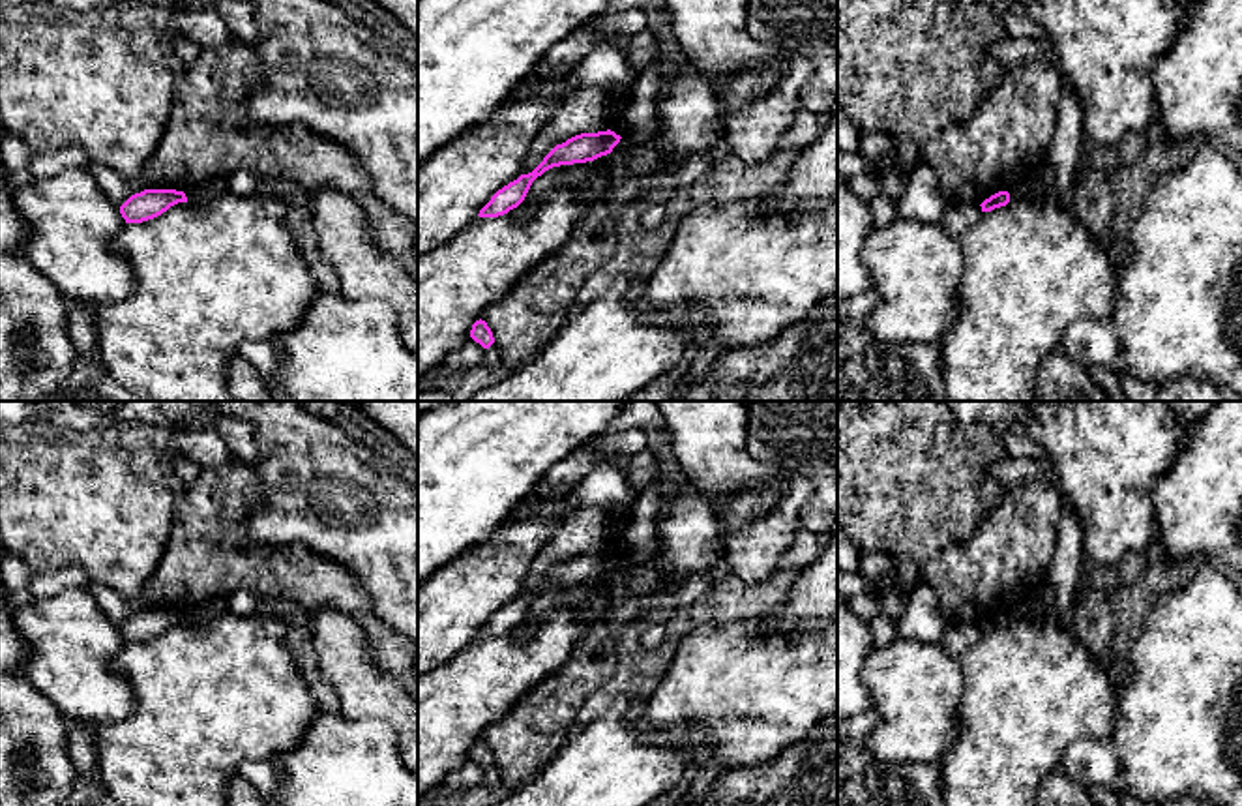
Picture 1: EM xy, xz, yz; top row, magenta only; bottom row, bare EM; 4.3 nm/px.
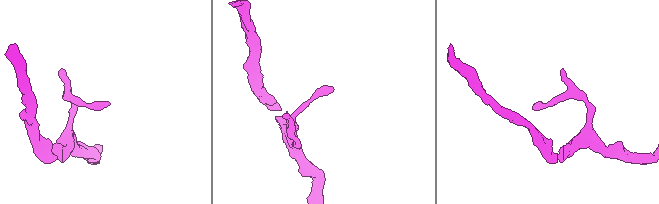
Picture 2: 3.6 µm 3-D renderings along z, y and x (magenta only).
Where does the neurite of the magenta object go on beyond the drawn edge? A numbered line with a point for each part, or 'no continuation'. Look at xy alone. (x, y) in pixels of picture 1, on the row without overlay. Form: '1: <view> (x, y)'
no continuation

